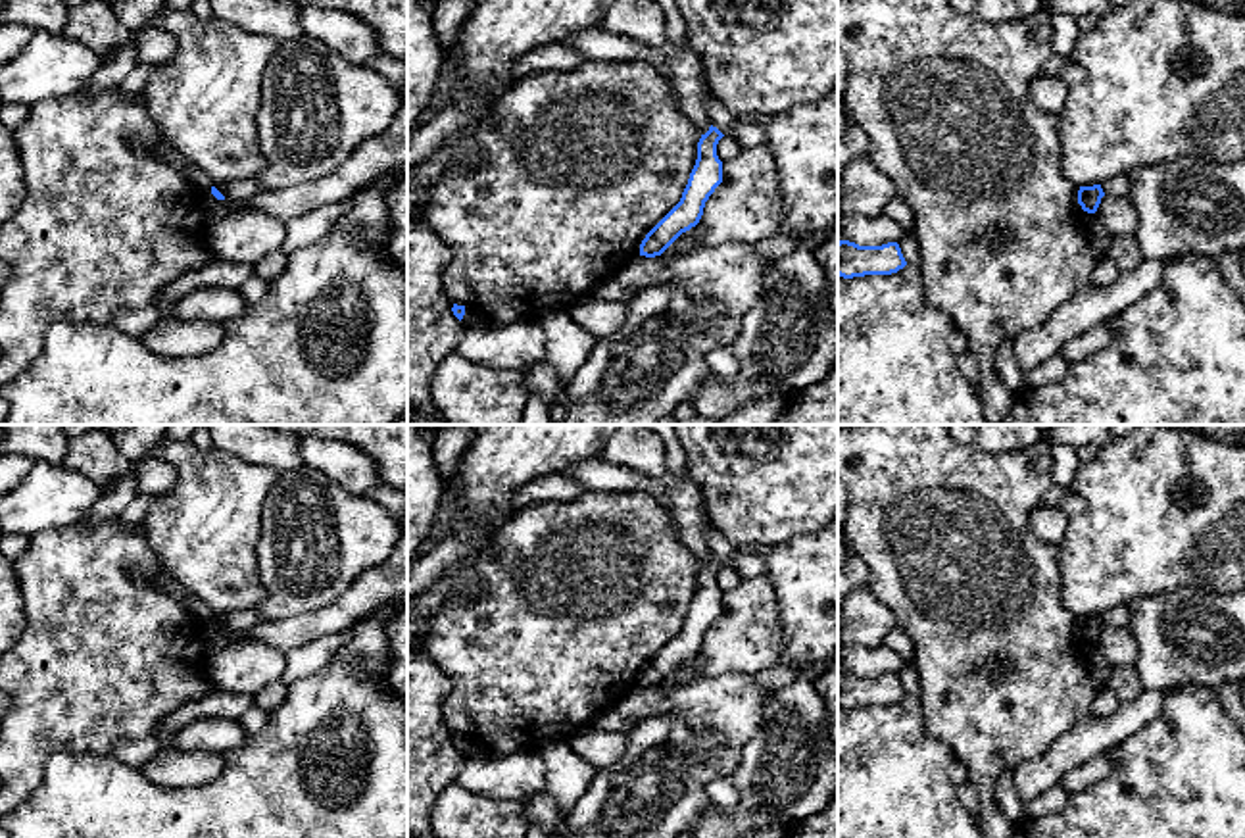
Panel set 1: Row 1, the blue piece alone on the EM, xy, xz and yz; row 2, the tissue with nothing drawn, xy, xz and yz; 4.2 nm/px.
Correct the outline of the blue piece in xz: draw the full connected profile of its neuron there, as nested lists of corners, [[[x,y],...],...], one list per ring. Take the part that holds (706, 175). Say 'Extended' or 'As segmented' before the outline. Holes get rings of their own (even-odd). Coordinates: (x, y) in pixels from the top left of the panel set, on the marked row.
As segmented. [[[713,125],[701,135],[697,160],[680,202],[646,234],[640,256],[661,256],[682,233],[699,223],[705,202],[722,183],[722,161],[717,156],[717,144],[722,136]]]

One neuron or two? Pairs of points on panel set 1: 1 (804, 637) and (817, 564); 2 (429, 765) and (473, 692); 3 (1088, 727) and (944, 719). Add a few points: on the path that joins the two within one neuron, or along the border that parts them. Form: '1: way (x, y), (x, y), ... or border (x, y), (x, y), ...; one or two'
1: way (817, 619), (817, 581); one
2: border (450, 685), (442, 721), (454, 733); two
3: border (1088, 712), (1036, 756); two

